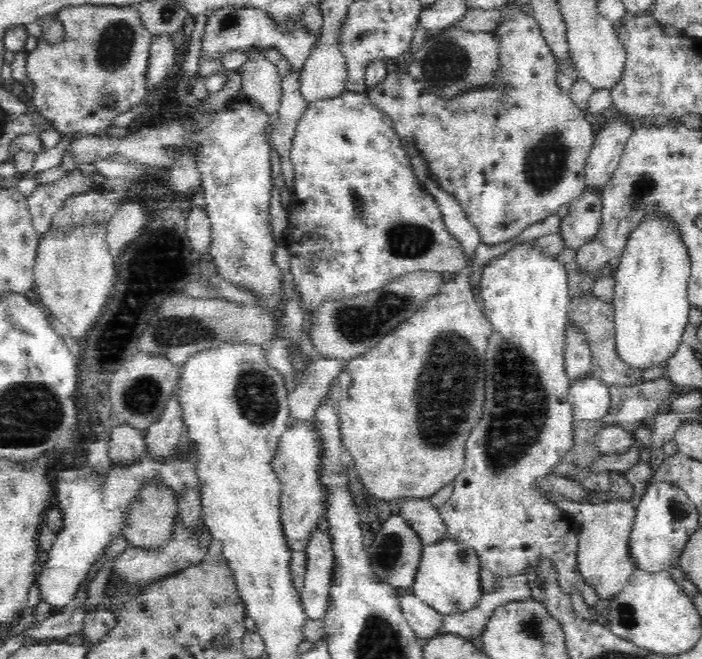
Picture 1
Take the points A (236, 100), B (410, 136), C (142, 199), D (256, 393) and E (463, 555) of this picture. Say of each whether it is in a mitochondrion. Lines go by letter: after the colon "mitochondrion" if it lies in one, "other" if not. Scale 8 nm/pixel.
A: other
B: other
C: other
D: mitochondrion
E: other

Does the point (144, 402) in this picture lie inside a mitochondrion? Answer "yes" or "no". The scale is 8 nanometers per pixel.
yes

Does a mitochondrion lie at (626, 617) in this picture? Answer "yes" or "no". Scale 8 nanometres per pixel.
yes

